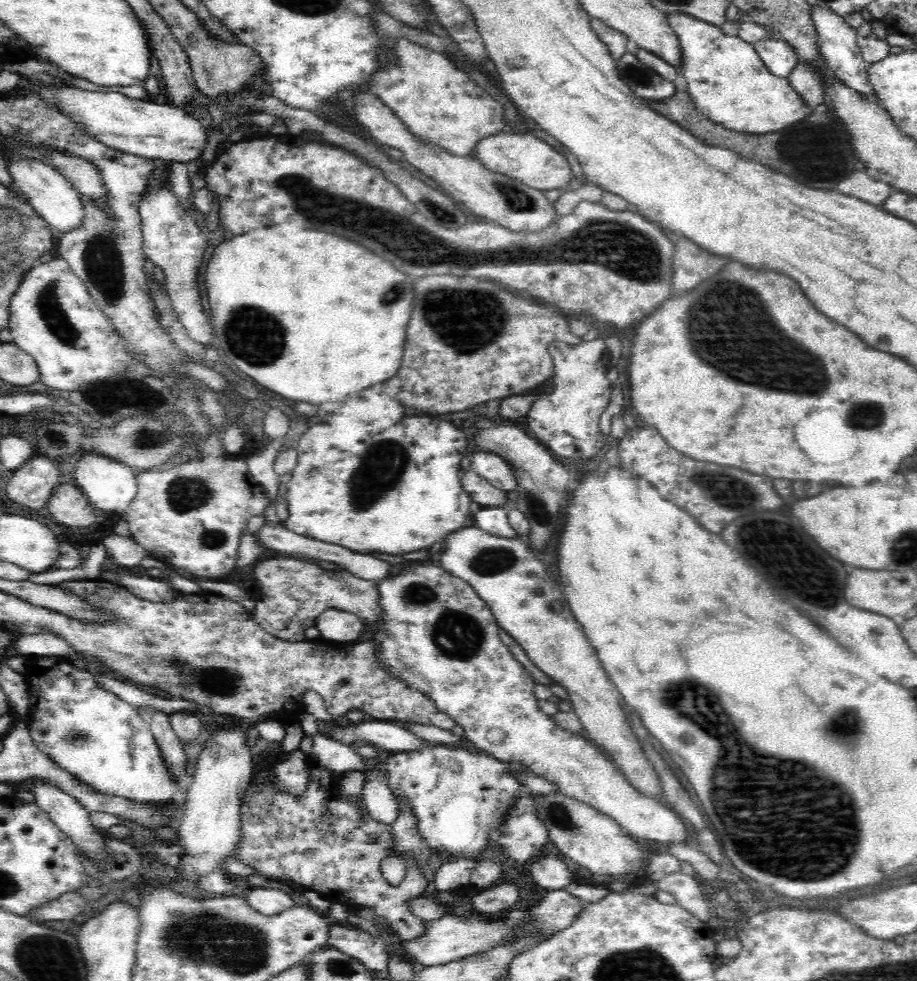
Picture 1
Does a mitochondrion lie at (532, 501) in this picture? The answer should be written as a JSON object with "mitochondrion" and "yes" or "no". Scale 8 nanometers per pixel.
{"mitochondrion":"yes"}

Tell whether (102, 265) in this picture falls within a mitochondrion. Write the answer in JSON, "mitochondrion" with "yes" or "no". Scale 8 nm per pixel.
{"mitochondrion":"yes"}

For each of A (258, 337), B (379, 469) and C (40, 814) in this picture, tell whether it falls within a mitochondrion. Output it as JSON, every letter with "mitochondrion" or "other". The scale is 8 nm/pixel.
{"A":"mitochondrion","B":"mitochondrion","C":"other"}

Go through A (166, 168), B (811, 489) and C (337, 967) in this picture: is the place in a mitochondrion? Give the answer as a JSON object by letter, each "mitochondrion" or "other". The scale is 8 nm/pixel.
{"A":"other","B":"other","C":"mitochondrion"}

